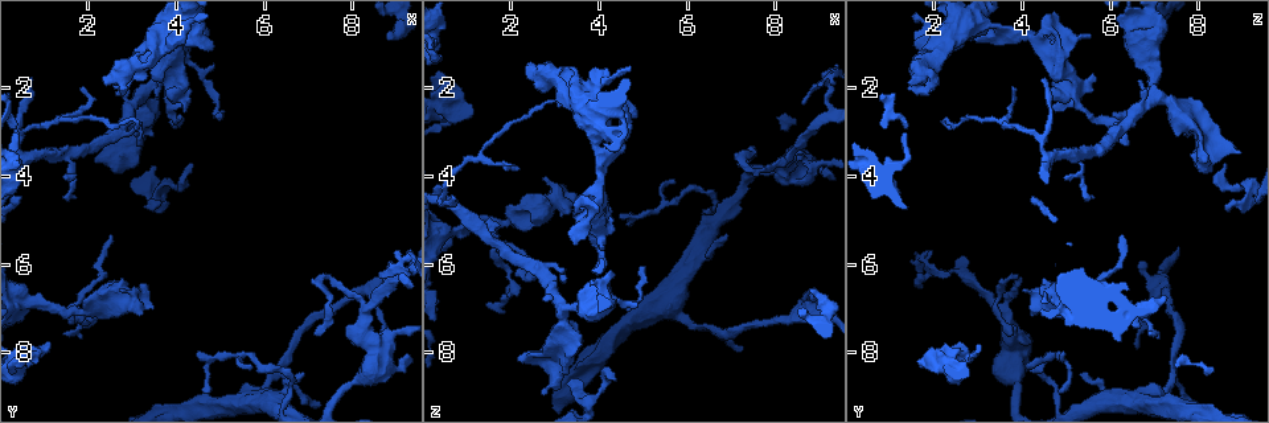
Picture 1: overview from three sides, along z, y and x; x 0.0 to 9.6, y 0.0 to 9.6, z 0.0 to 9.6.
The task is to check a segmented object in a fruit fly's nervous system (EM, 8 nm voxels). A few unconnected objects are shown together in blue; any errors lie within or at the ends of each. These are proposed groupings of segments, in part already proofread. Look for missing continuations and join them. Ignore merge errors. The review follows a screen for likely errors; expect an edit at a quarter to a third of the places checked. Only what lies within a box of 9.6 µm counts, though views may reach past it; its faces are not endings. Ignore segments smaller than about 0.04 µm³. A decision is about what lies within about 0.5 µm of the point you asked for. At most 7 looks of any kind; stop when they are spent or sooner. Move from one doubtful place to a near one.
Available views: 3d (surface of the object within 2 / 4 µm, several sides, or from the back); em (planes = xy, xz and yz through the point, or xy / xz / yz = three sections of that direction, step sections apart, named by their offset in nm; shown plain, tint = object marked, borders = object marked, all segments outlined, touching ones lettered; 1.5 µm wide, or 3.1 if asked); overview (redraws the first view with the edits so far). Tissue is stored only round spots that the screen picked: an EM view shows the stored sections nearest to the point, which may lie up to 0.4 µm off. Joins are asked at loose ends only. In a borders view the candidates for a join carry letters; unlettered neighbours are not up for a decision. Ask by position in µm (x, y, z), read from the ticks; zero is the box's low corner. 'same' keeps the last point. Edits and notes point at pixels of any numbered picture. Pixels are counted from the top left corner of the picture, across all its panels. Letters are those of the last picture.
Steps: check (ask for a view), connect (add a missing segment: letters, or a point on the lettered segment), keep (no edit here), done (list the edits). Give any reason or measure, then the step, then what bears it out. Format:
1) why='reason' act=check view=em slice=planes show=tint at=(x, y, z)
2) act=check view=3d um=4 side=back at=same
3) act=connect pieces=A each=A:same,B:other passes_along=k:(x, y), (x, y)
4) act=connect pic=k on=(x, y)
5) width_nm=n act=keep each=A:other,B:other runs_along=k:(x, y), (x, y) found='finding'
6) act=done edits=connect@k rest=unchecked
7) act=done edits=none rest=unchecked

why='tapers out' act=check view=3d um=2 at=(1.80, 1.95, 3.70)

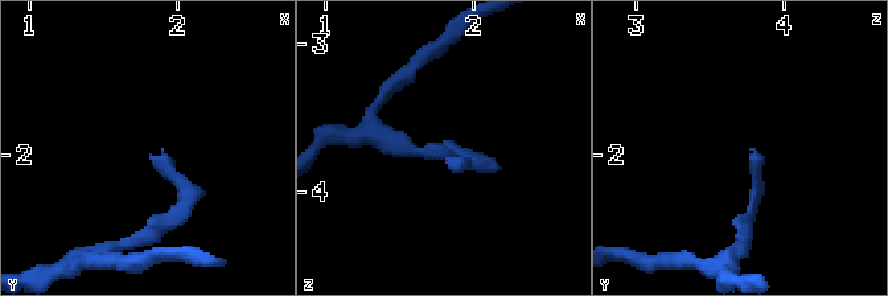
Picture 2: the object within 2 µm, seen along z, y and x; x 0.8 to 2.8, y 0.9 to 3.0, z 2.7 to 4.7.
act=check view=em slice=planes show=borders at=(1.84, 1.98, 3.78)

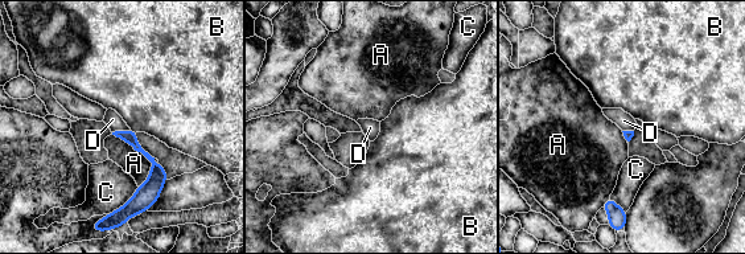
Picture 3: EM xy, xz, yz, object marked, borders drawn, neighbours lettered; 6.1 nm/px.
longest_contact=A:380nm act=connect pieces=D each=A:other,B:other,C:other,D:same passes_along=3:(130, 135), (120, 131), (112, 119) found='it goes on there'

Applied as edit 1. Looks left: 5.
why='redraw' act=check view=overview

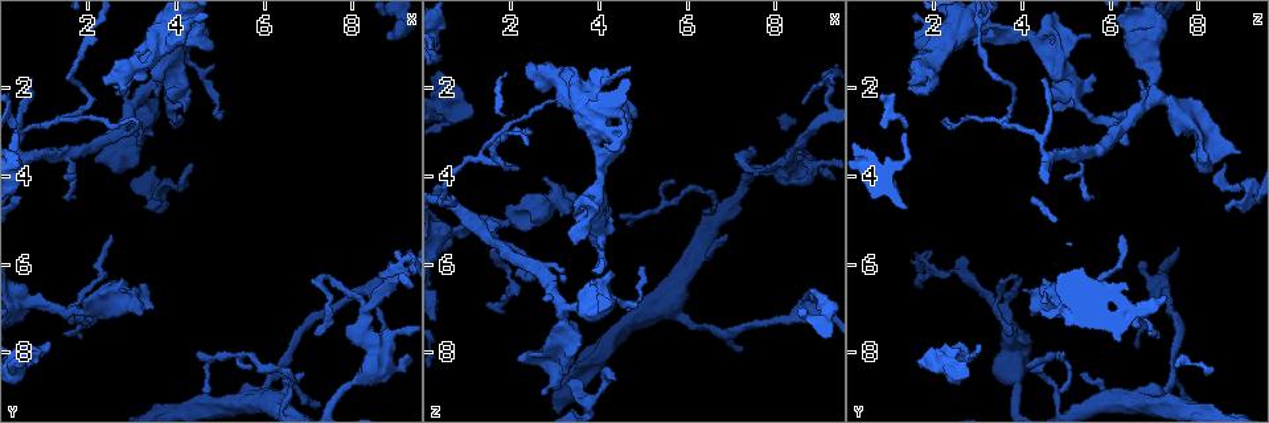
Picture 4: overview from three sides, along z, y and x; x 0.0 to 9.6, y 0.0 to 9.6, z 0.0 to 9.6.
why='an open end' act=check view=em slice=planes show=borders at=(3.45, 0.75, 5.55)

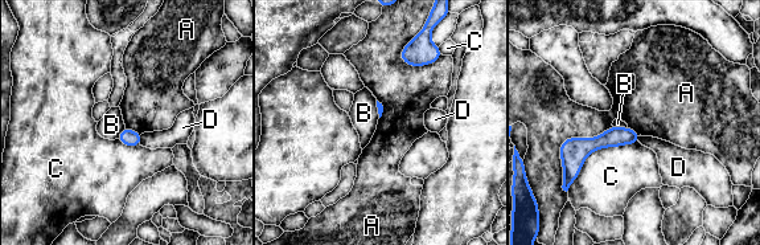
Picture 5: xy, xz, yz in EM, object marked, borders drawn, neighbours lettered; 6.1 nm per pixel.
act=keep each=A:other,B:other,C:other,D:other runs_along=5:(635, 137), (590, 145), (567, 167) found='no lettered segment goes on from it'

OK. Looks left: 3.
why='an open end' act=check view=em slice=planes show=tint at=(3.80, 2.80, 6.15)

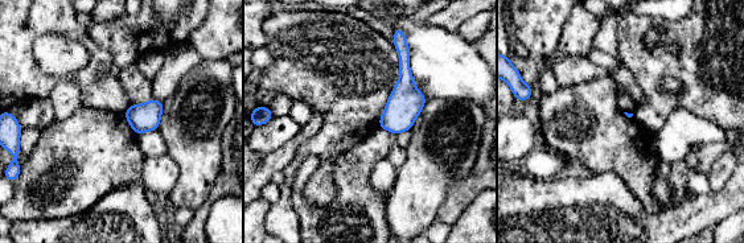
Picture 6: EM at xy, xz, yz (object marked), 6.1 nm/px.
why='see the neighbours' act=check view=em slice=planes show=borders at=same

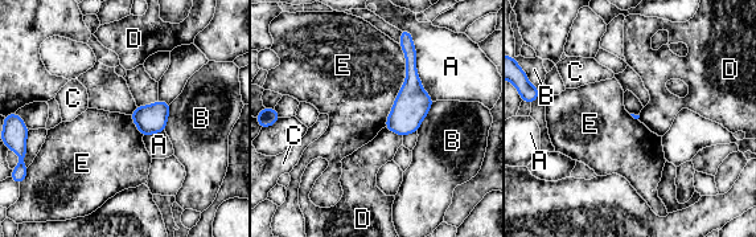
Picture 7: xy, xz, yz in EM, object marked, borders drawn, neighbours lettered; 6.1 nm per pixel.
act=keep each=A:other,B:other,C:other,D:other,E:other border=7:(399, 44), (406, 80), (383, 126) found='none of them fits'

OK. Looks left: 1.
act=done edits=connect@3 rest=unchecked

